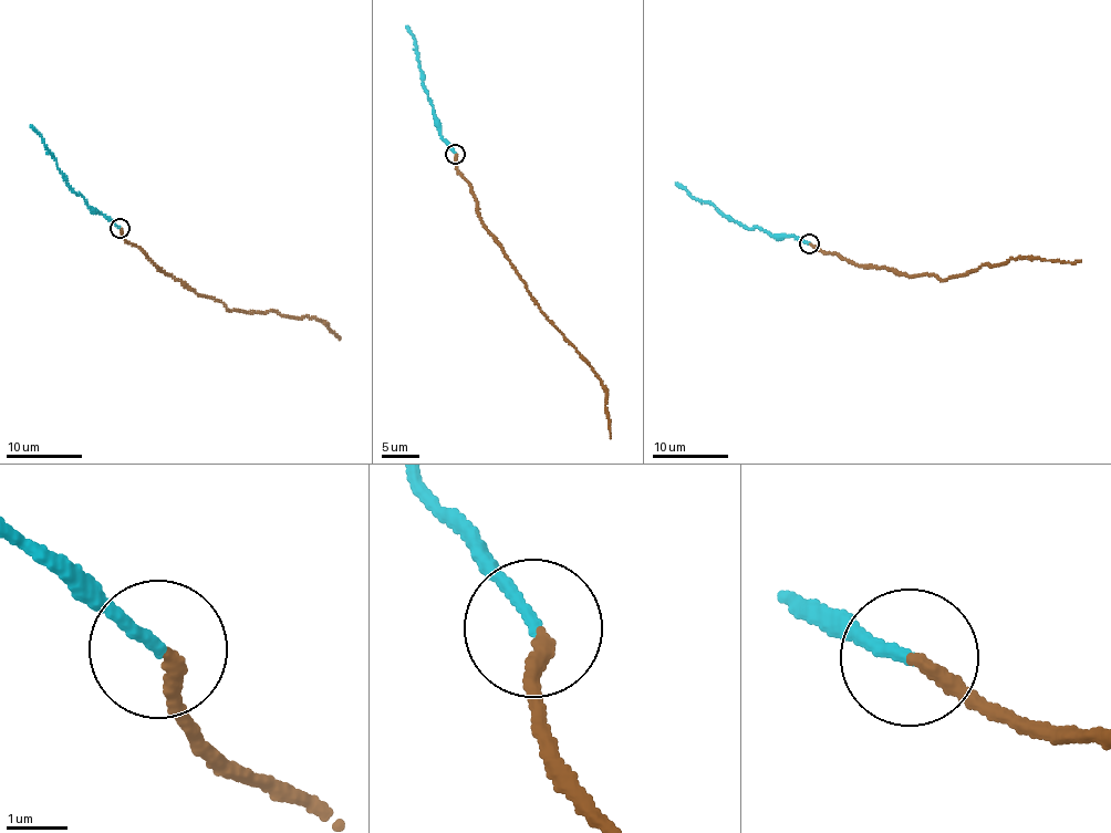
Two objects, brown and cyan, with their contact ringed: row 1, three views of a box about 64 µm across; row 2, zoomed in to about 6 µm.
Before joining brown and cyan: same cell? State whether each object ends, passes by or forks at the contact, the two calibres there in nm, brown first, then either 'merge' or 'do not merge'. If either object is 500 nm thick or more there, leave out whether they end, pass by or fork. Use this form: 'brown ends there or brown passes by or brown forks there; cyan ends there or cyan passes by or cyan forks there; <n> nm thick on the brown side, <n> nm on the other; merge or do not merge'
brown ends there; cyan ends there; 240 nm thick on the brown side, 190 nm on the other; do not merge

